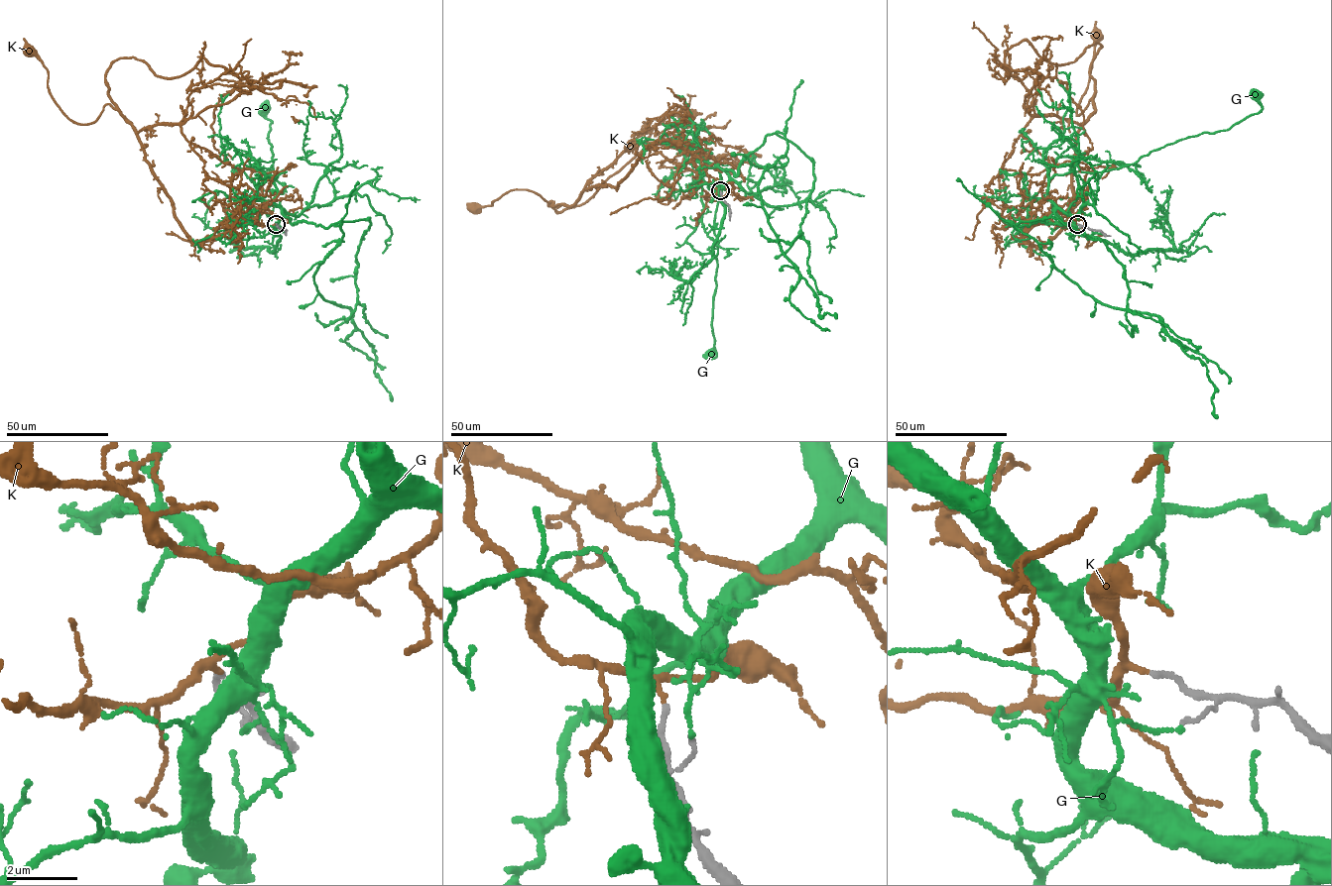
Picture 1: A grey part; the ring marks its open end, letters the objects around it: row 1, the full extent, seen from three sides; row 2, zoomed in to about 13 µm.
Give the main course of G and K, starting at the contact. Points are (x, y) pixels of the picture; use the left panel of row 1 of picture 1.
G: (277, 227), (285, 212), (274, 202), (277, 176), (270, 173), (272, 122), (266, 107)
K: (276, 224), (240, 224), (194, 243), (136, 131), (106, 104), (94, 121), (72, 121), (29, 51)

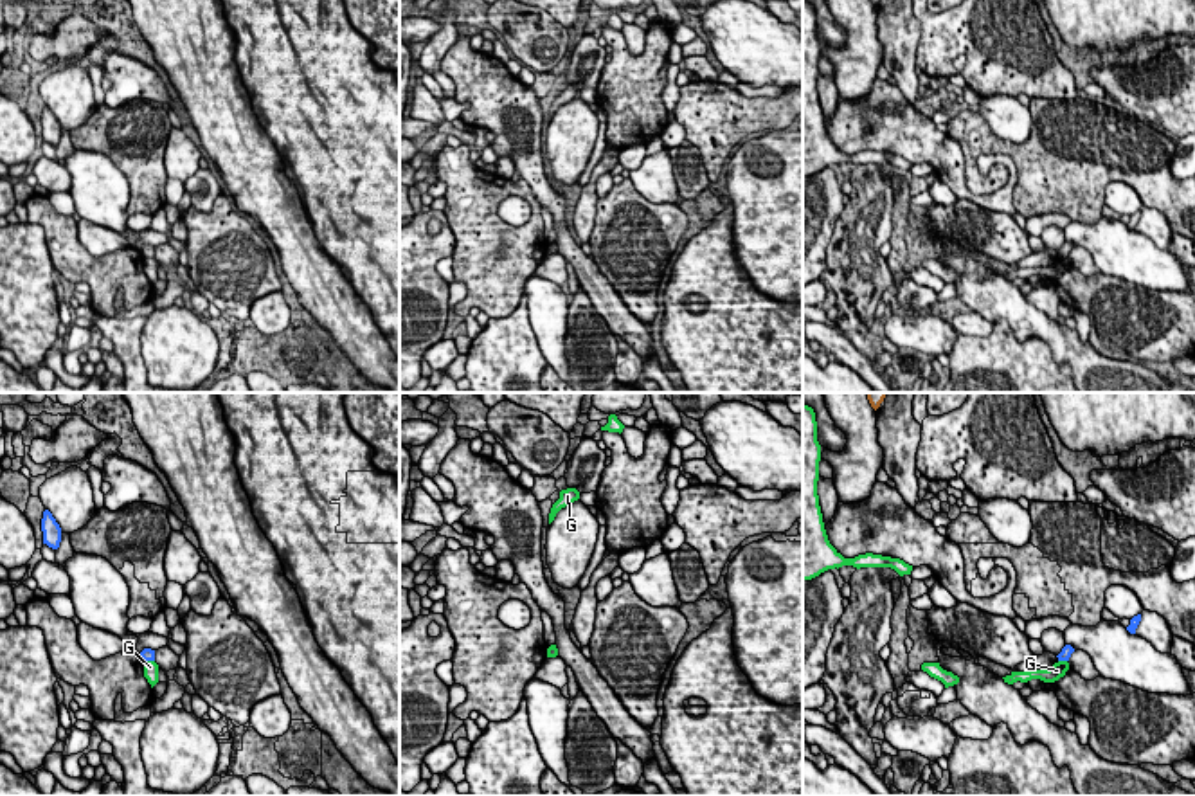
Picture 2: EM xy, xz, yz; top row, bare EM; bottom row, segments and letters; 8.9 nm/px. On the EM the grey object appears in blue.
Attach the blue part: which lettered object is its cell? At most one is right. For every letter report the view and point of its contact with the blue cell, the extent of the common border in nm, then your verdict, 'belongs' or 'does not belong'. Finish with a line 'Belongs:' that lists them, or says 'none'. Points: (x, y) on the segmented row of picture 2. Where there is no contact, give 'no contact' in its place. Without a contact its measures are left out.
G: xy (150, 660) | 100 nm | does not belong
K: no contact | belongs
Belongs: K

